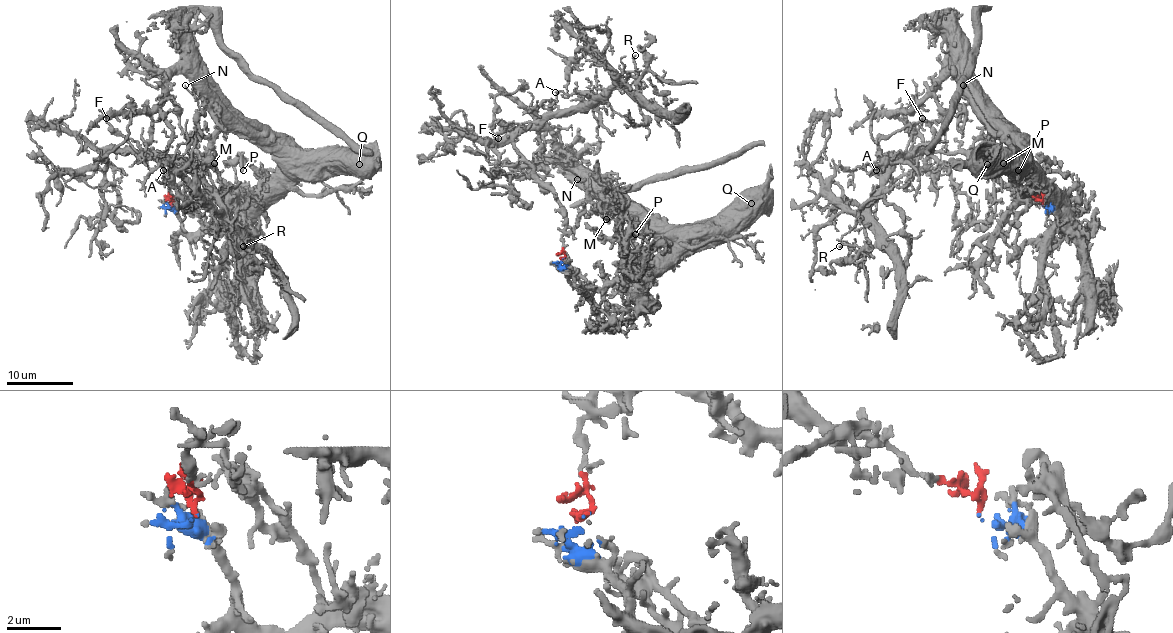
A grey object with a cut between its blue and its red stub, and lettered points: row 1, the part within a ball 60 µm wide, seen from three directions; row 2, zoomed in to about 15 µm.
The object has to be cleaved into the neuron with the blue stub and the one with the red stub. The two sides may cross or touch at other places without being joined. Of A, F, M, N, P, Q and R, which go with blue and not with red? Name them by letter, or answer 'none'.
M, N, P, Q

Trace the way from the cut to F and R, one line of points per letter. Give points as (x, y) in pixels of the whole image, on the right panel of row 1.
F: (1042, 204), (1020, 189), (1005, 186), (982, 171), (962, 152), (908, 152), (910, 127), (921, 117)
R: (1042, 204), (982, 171), (962, 152), (913, 152), (898, 161), (870, 209), (876, 241), (861, 248), (839, 246)

